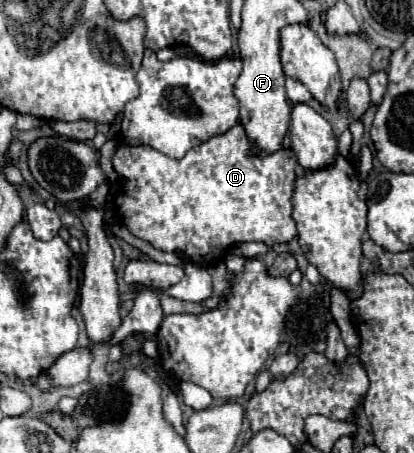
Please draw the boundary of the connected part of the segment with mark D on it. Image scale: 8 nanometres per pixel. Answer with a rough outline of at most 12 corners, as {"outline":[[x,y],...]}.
{"outline":[[244,128],[172,160],[122,142],[126,228],[214,266],[296,236],[292,150]]}

